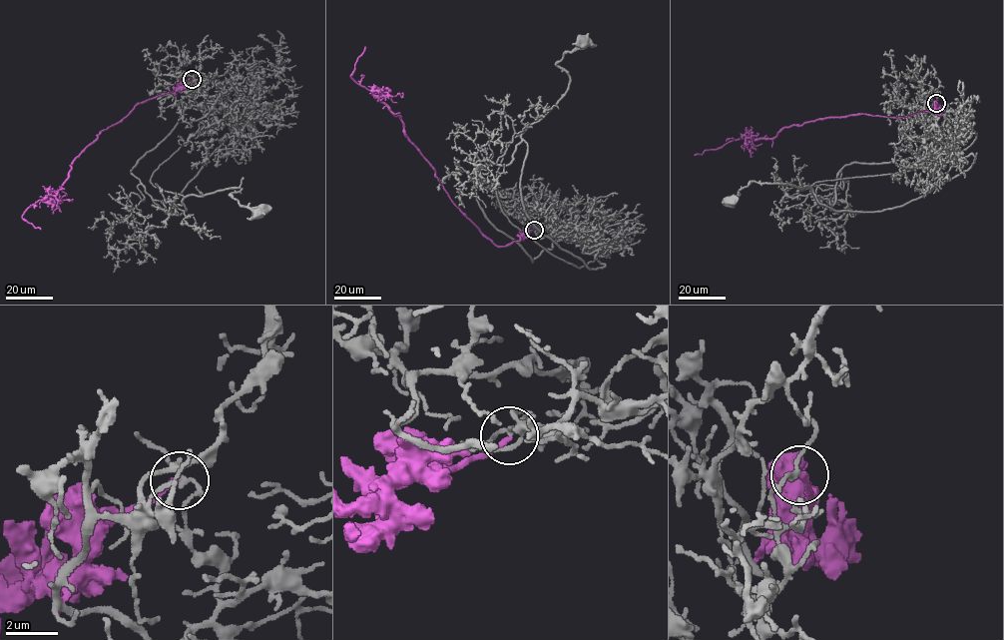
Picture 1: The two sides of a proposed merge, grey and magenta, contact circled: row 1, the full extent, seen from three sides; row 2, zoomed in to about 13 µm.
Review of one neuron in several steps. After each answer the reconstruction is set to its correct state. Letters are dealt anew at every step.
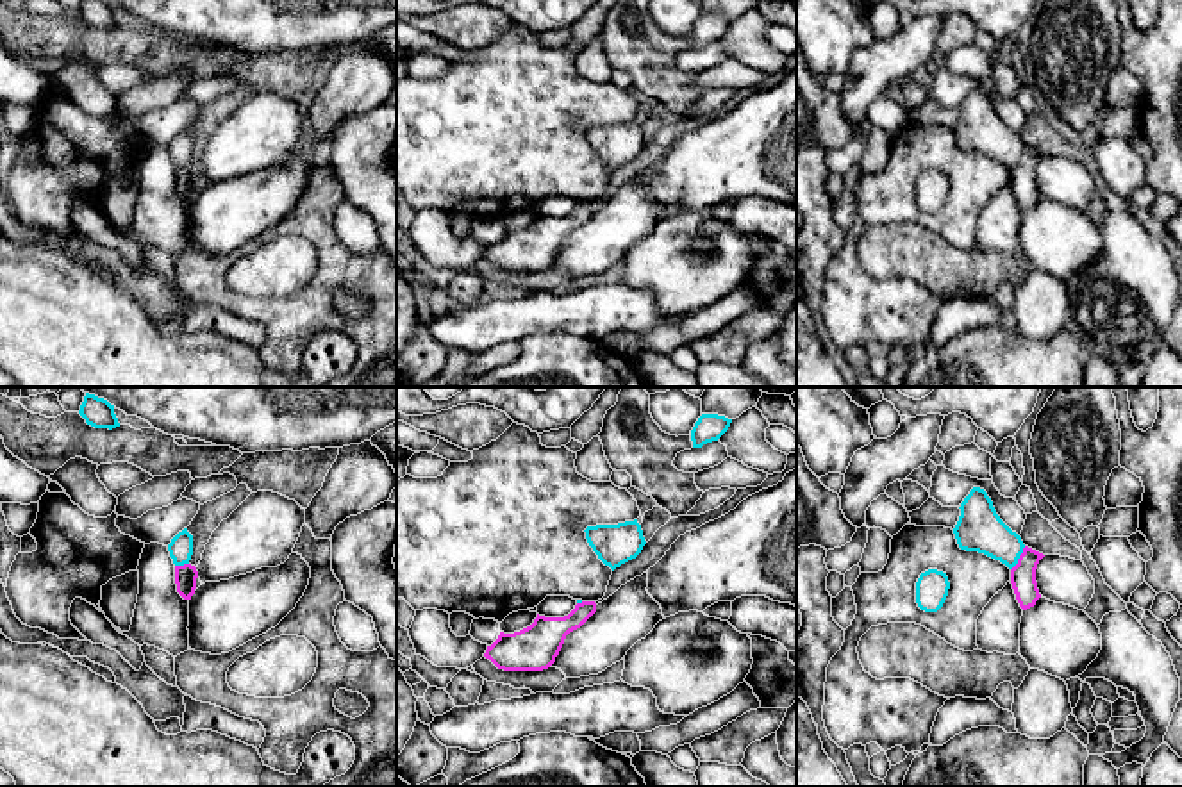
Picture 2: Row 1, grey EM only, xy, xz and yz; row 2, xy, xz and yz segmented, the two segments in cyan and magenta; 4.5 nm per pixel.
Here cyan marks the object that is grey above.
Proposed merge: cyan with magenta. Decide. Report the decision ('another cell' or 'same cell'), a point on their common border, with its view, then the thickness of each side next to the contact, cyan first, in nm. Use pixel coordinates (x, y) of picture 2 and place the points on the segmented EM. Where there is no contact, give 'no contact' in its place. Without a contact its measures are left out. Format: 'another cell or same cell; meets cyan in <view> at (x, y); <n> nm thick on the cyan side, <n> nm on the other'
another cell; meets cyan in yz at (1018, 557); 200 nm thick on the cyan side, 110 nm on the other

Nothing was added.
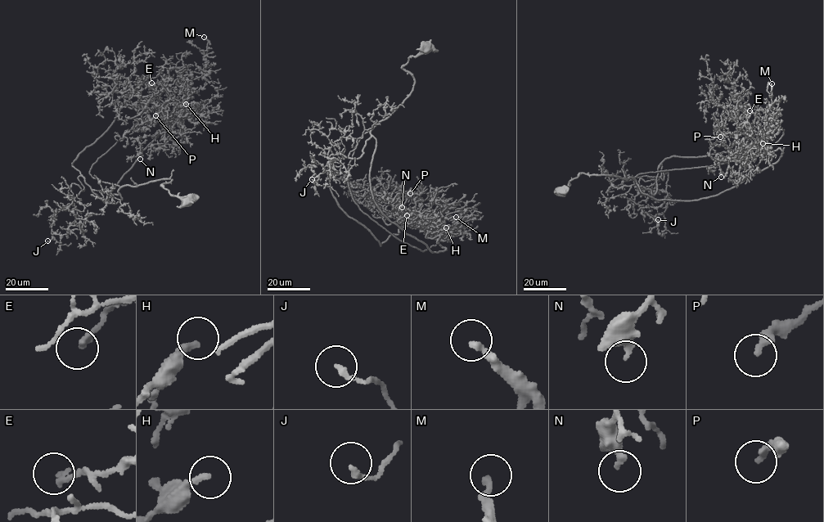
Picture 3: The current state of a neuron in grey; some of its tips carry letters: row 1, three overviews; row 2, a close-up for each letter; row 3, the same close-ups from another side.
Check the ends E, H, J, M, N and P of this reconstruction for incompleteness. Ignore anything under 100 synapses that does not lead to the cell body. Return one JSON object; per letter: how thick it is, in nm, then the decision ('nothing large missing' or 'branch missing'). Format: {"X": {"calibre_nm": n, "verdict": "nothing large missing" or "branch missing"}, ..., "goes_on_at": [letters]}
{"E": {"calibre_nm": 200, "verdict": "nothing large missing"}, "H": {"calibre_nm": 220, "verdict": "branch missing"}, "J": {"calibre_nm": 190, "verdict": "nothing large missing"}, "M": {"calibre_nm": 240, "verdict": "nothing large missing"}, "N": {"calibre_nm": 280, "verdict": "nothing large missing"}, "P": {"calibre_nm": 280, "verdict": "nothing large missing"}, "goes_on_at": ["H"]}

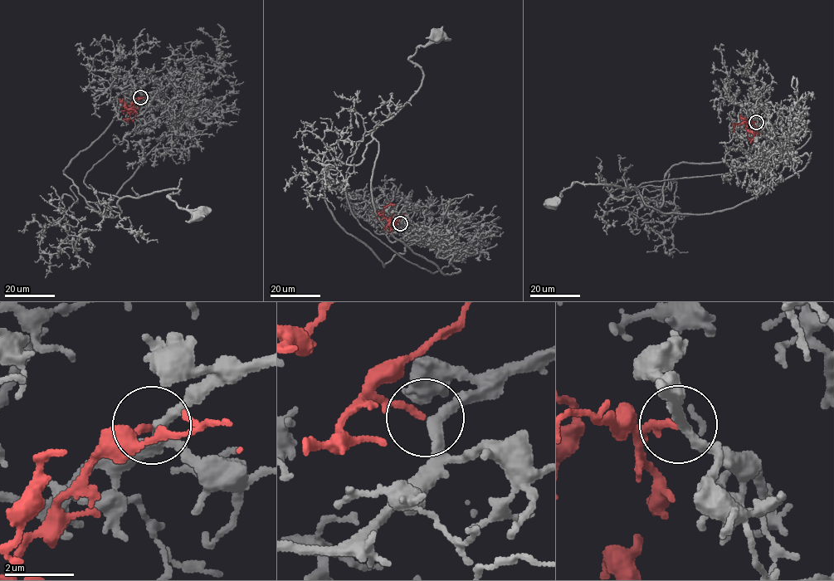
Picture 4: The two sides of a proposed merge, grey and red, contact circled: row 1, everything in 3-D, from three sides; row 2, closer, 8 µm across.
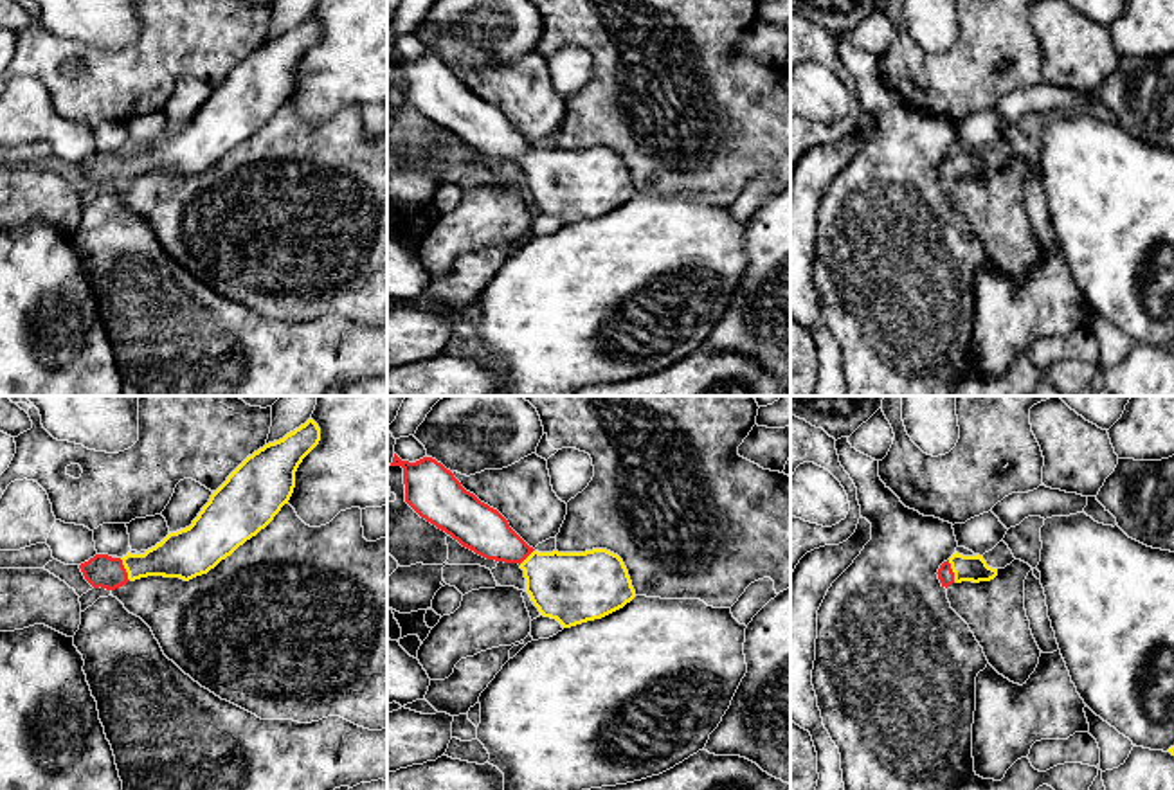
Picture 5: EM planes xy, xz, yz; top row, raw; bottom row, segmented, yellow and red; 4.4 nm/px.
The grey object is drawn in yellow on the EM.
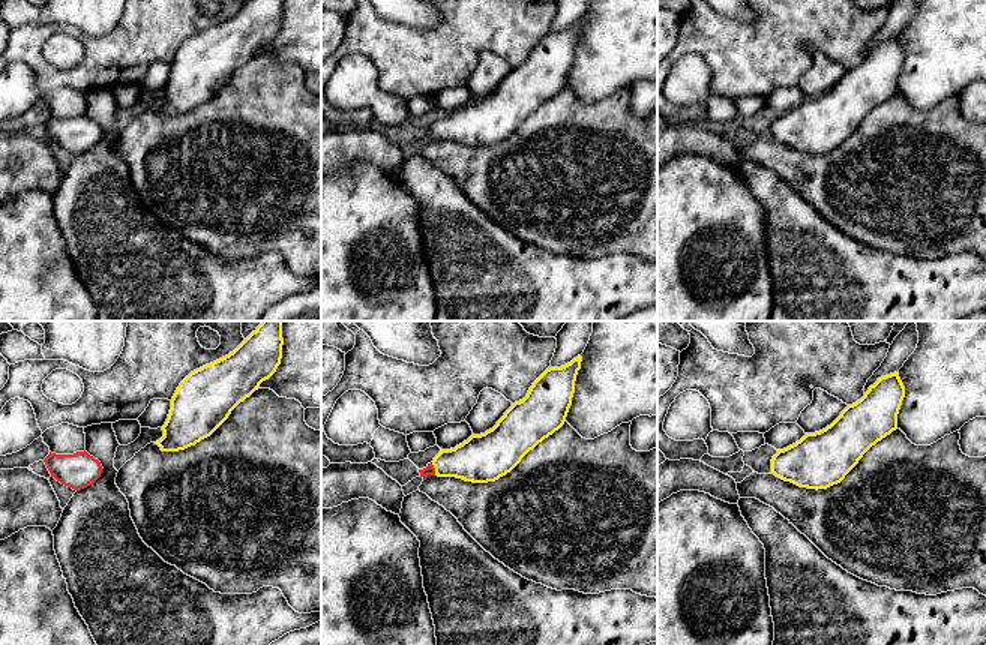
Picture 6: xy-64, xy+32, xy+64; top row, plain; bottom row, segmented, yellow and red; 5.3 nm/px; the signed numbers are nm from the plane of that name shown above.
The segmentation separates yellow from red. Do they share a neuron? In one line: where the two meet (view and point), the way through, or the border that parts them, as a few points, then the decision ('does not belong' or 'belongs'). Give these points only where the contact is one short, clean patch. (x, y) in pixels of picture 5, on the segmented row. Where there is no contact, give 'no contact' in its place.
xy (125, 567) | across xy (179, 555), (144, 565), (125, 567), (103, 571) | belongs

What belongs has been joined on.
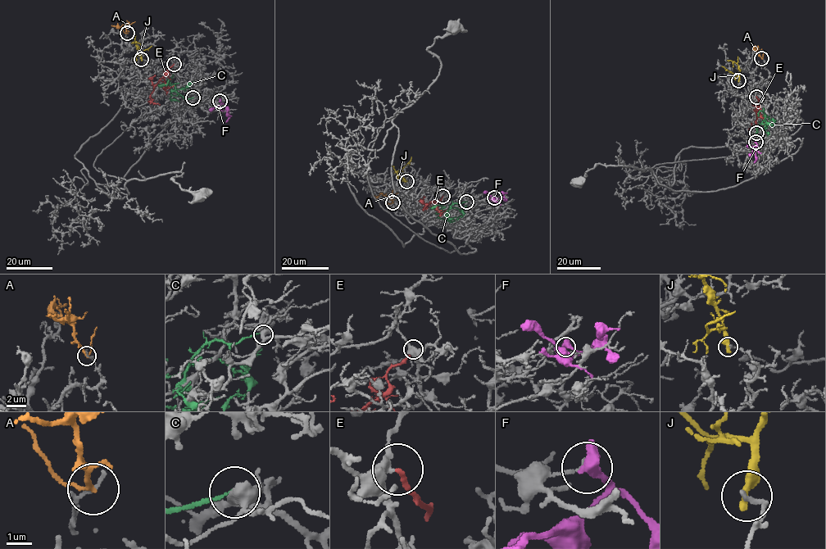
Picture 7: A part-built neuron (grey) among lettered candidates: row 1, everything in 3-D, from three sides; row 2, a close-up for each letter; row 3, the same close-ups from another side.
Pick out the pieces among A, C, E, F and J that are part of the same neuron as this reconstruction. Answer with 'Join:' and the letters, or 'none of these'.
Join: none of these

